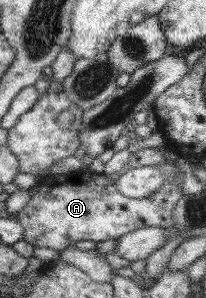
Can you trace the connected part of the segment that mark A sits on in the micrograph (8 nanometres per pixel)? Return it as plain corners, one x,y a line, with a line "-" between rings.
153,147
153,148
143,148
138,149
137,152
133,153
129,161
127,162
127,165
123,168
123,172
126,173
128,170
139,168
142,166
149,166
149,167
155,167
159,168
161,170
161,174
165,176
164,180
165,183
155,191
151,196
145,197
142,199
134,199
133,197
124,197
124,198
111,198
111,190
113,190
113,184
116,184
115,179
119,178
119,176
122,174
121,171
118,173
114,173
112,175
107,175
104,172
103,173
96,173
95,171
75,171
70,173
63,173
62,175
52,175
49,174
47,177
43,177
41,179
37,179
36,183
32,188
35,188
35,191
33,192
33,195
31,196
31,199
27,202
27,205
17,213
16,219
19,221
19,224
23,226
24,228
24,235
23,235
23,241
28,242
31,244
31,246
34,247
47,247
47,248
53,248
53,250
57,250
58,252
63,251
63,249
66,249
67,247
73,247
75,246
76,242
79,242
79,240
93,240
93,242
101,242
102,240
118,240
123,235
127,235
130,232
136,231
137,229
141,228
149,228
149,227
157,227
157,228
163,228
168,229
169,227
173,227
175,225
175,218
173,218
173,215
176,214
177,210
177,203
180,202
180,199
183,199
185,196
185,184
181,184
181,164
169,164
165,157
163,157
163,154
159,151
159,147

